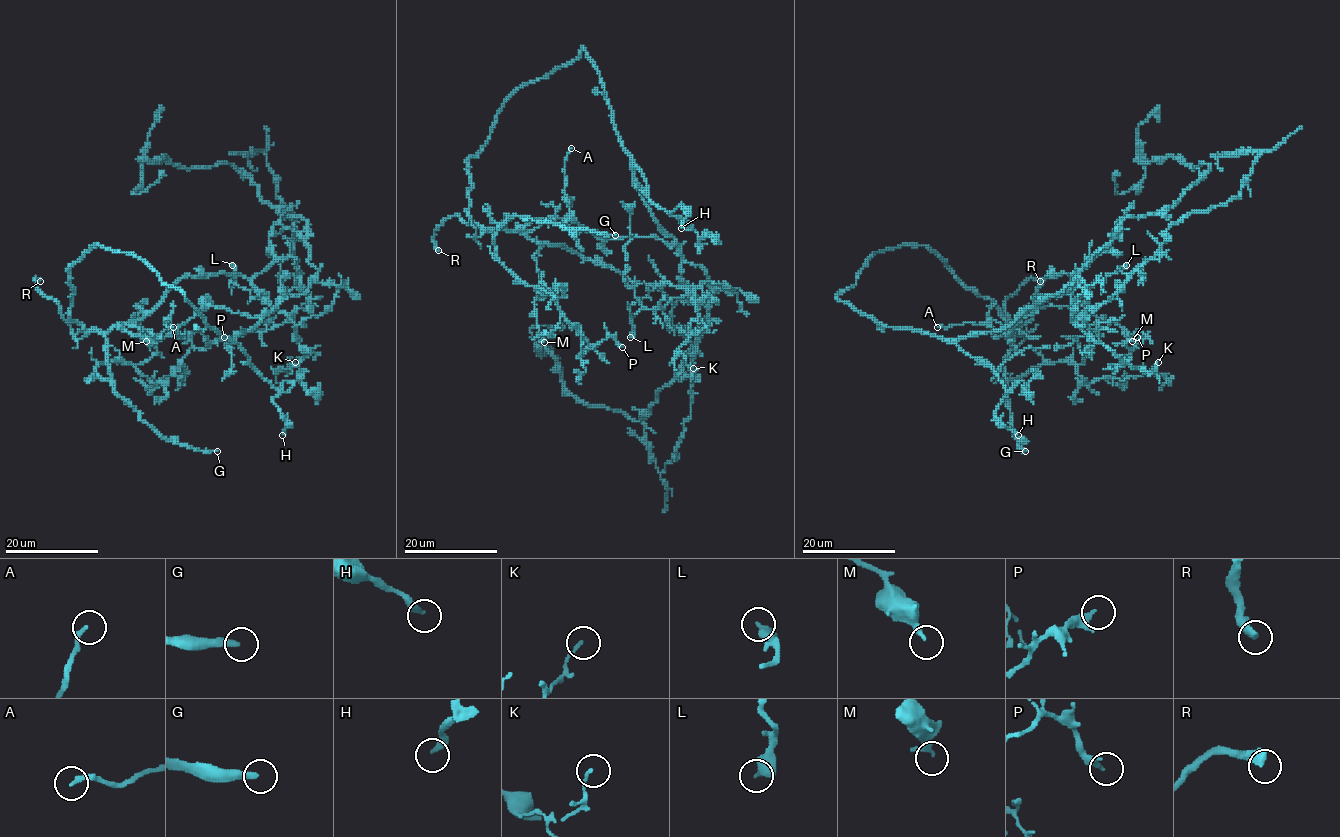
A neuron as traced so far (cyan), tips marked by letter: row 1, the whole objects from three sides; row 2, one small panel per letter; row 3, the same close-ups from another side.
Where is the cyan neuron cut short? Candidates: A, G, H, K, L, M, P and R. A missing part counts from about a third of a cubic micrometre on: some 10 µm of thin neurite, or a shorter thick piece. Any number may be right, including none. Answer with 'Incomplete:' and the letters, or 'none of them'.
Incomplete: G, R

